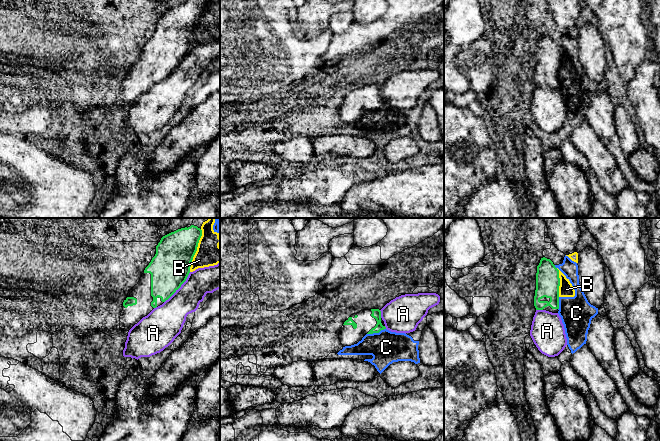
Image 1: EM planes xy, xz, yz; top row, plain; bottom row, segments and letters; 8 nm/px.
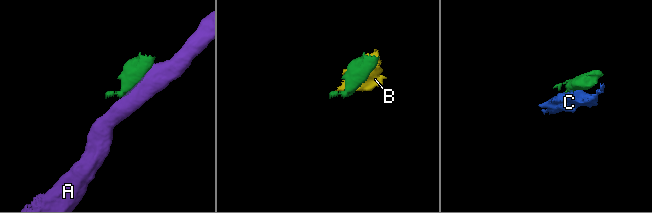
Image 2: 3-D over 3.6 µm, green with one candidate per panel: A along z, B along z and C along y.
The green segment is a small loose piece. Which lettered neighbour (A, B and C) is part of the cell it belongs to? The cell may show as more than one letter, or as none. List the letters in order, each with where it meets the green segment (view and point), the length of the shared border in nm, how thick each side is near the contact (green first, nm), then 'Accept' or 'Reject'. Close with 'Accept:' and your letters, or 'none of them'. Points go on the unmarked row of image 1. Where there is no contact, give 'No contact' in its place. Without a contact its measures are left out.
A: Touches green at xy (179, 63). Shared border 320 nm. Thickness 320 nm (green) against 240 nm. Reject
B: Touches green at xy (196, 26). Shared border 360 nm. Thickness 320 nm (green) against 200 nm. Reject
C: Touches green at xz (376, 108). Shared border 160 nm. Thickness 80 nm (green) against 260 nm. Reject
Accept: none of them

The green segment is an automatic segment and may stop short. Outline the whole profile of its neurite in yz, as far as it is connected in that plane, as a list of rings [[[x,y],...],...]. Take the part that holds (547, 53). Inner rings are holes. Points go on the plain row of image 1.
[[[541,34],[536,49],[536,66],[534,72],[536,86],[558,89],[559,62],[559,46],[550,35]]]

